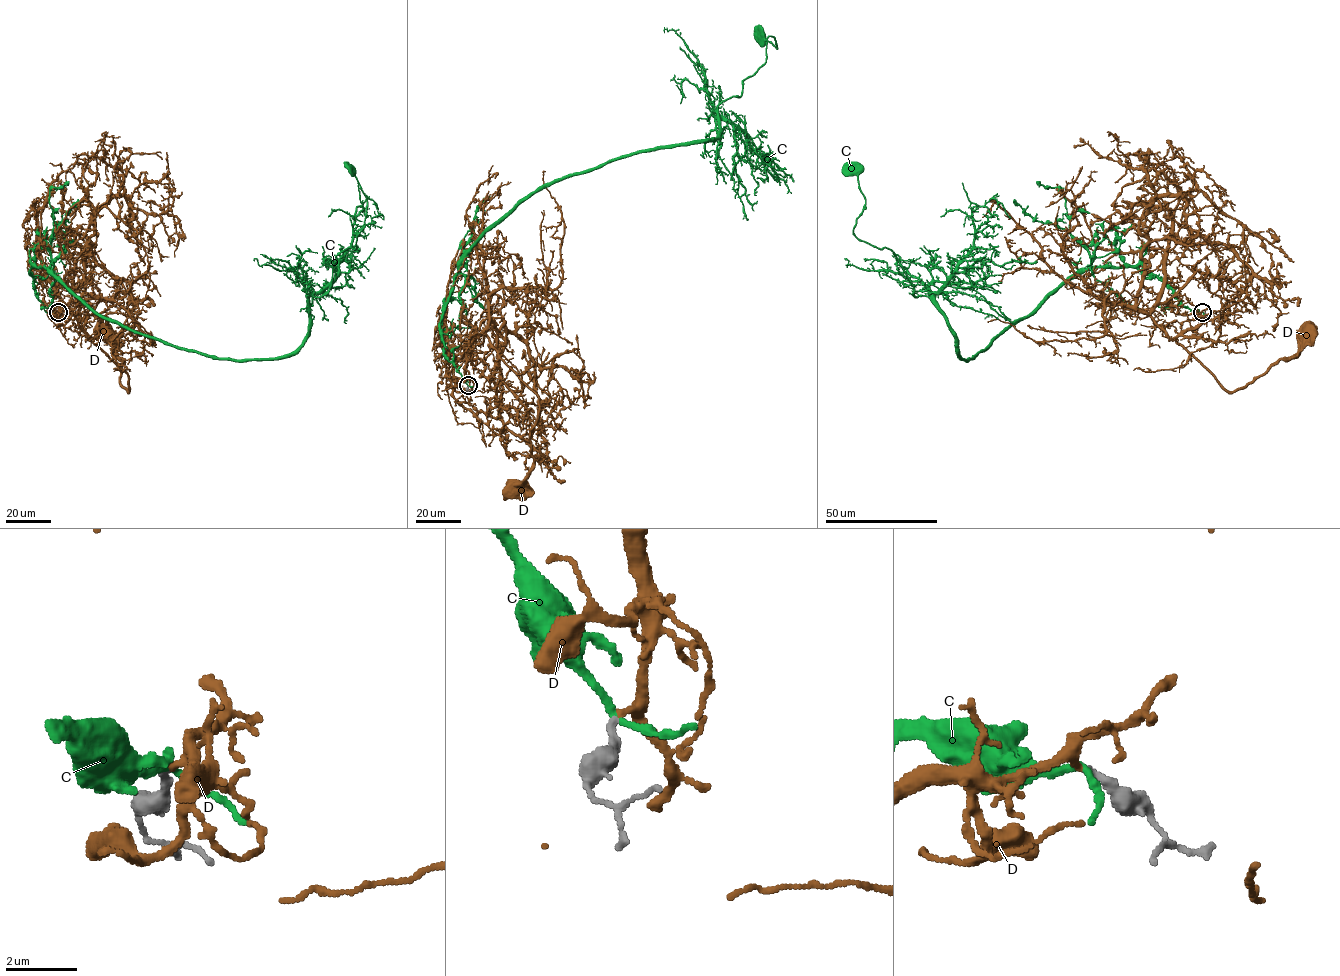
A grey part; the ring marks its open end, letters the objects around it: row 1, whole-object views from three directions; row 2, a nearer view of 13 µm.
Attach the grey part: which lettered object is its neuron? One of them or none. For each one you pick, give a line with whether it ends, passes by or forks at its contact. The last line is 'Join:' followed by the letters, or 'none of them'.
D: It passes by
Join: D

